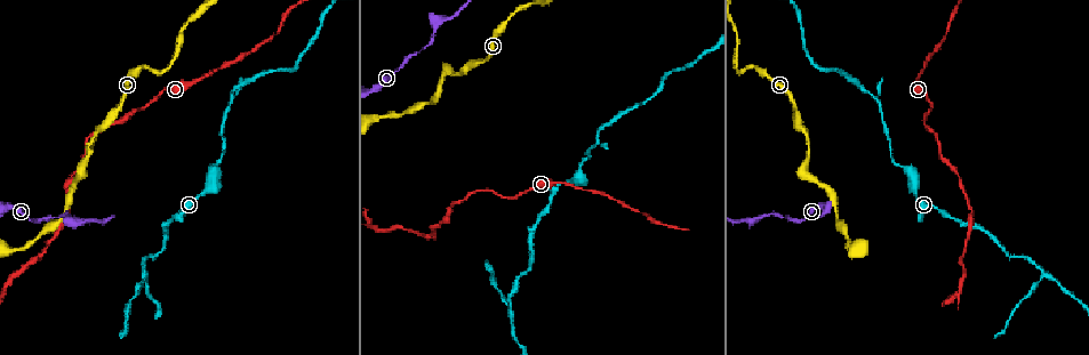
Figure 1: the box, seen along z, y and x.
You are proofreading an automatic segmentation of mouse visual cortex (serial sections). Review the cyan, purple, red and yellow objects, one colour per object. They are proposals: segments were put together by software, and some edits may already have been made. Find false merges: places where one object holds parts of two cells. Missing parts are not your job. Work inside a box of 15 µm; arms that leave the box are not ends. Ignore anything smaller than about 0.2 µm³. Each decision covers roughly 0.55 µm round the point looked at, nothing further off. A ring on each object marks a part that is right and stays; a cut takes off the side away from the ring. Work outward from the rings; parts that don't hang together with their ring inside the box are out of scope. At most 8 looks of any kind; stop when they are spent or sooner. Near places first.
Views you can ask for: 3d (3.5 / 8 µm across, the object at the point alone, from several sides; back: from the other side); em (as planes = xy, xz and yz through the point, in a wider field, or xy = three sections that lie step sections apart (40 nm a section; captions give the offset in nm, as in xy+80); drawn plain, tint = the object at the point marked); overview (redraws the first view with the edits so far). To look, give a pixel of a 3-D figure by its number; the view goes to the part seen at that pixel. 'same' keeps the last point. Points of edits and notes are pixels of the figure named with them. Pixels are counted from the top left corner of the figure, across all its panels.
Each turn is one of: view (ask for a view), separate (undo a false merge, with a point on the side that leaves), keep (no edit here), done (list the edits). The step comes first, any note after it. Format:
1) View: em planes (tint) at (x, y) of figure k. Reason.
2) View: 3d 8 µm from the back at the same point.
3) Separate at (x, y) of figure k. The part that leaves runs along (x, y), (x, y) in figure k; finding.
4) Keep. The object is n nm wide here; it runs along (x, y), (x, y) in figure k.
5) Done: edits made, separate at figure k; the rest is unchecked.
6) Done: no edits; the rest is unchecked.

View: 3d 3.5 µm at (198, 81) of figure 1. Thick turns thin.

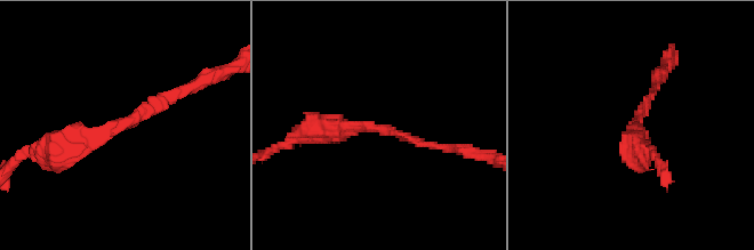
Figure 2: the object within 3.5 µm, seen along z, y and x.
View: em xy step 5 (tint) at (383, 130) of figure 2.

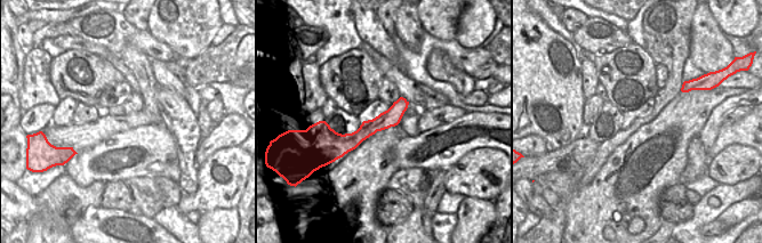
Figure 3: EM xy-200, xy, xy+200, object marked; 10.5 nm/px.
Keep. The object is 190 nm wide here; it runs along (54, 152), (103, 137), (190, 88) in figure 2; all the same cell.

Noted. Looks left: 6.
View: 3d 3.5 µm from the back at (510, 308) of figure 1. Sharp bend.

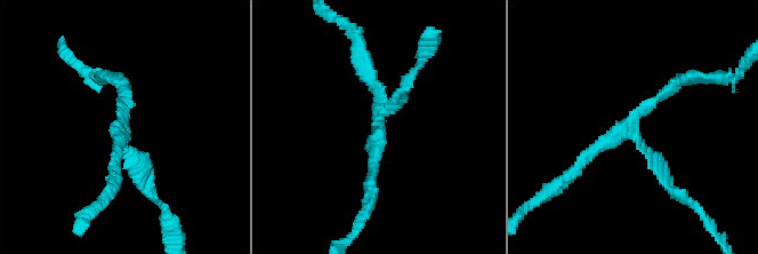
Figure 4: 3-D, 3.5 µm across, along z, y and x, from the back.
View: em xy step 1 (tint) at (122, 125) of figure 4. Need the tissue.

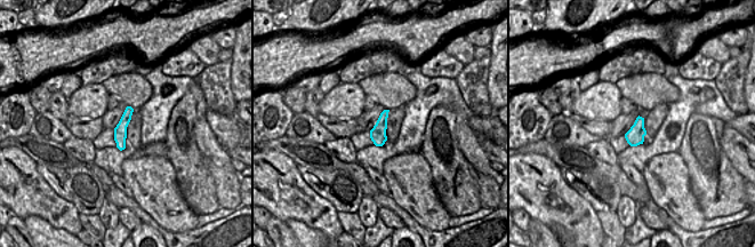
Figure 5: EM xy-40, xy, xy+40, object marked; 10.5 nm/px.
Keep. It runs along (115, 80), (144, 185) in figure 4; one cell here.

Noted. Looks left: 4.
View: 3d 3.5 µm at (381, 116) of figure 1. A narrow waist.

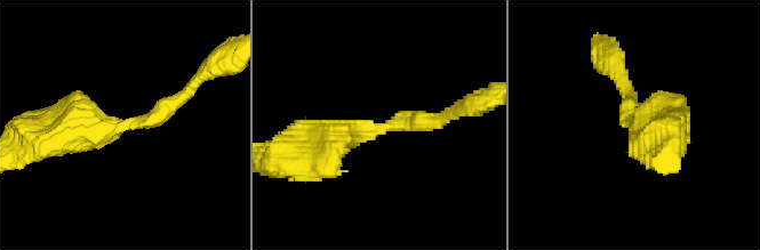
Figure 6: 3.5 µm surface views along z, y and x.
View: em planes (tint) at (123, 129) of figure 6. The arms are 200, 500 nm wide; need the tissue.

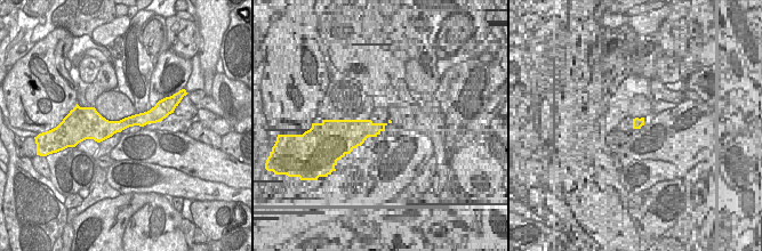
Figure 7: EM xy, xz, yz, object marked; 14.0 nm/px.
View: em xy step 5 (tint) at the same point. Cut it another way.

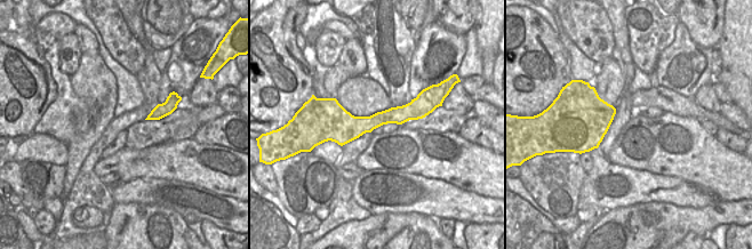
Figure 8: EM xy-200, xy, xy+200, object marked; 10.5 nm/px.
Keep. The object is 220 nm wide here; it runs along (424, 110), (372, 122), (328, 118) in figure 8; continuous, no second cell.

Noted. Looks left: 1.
Done: no edits; the rest is unchecked.

